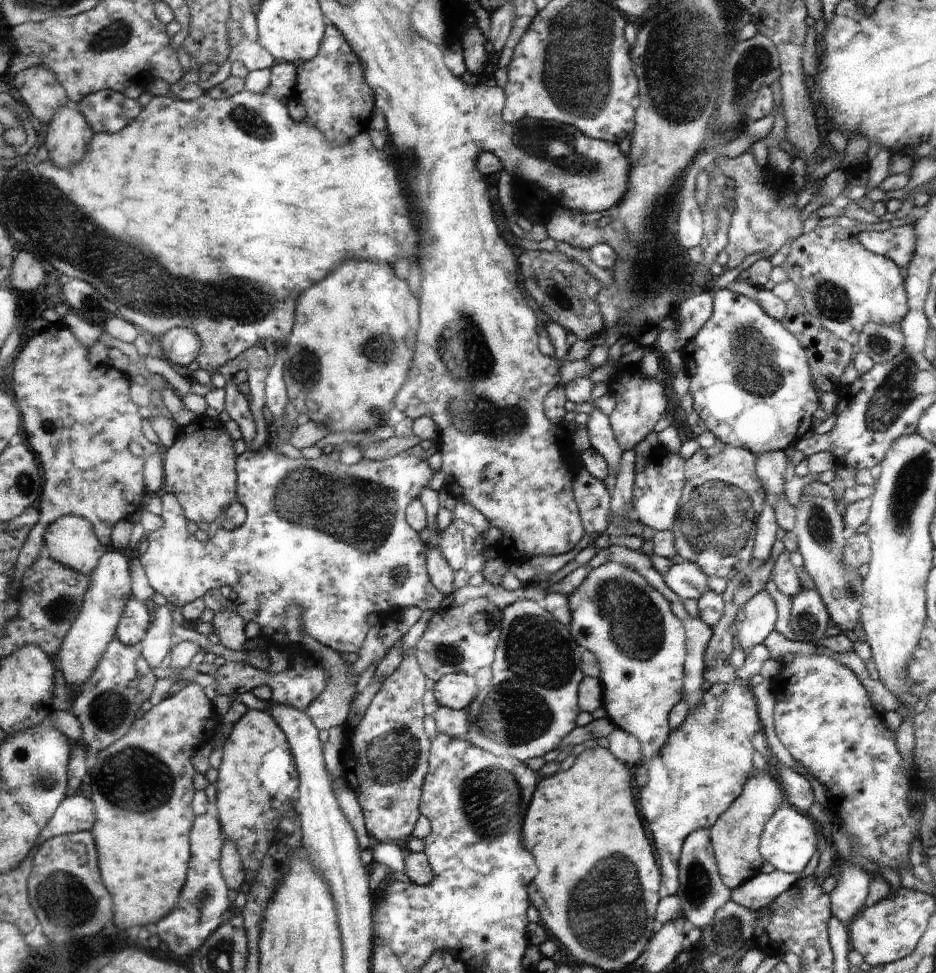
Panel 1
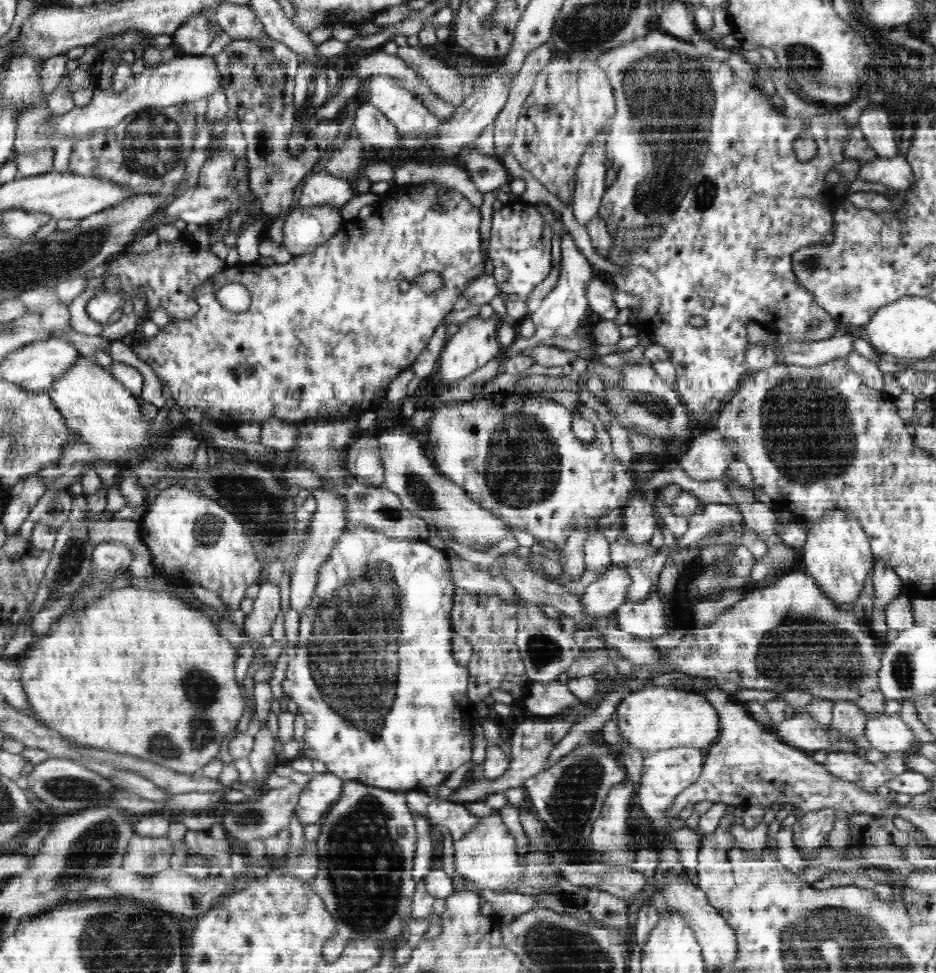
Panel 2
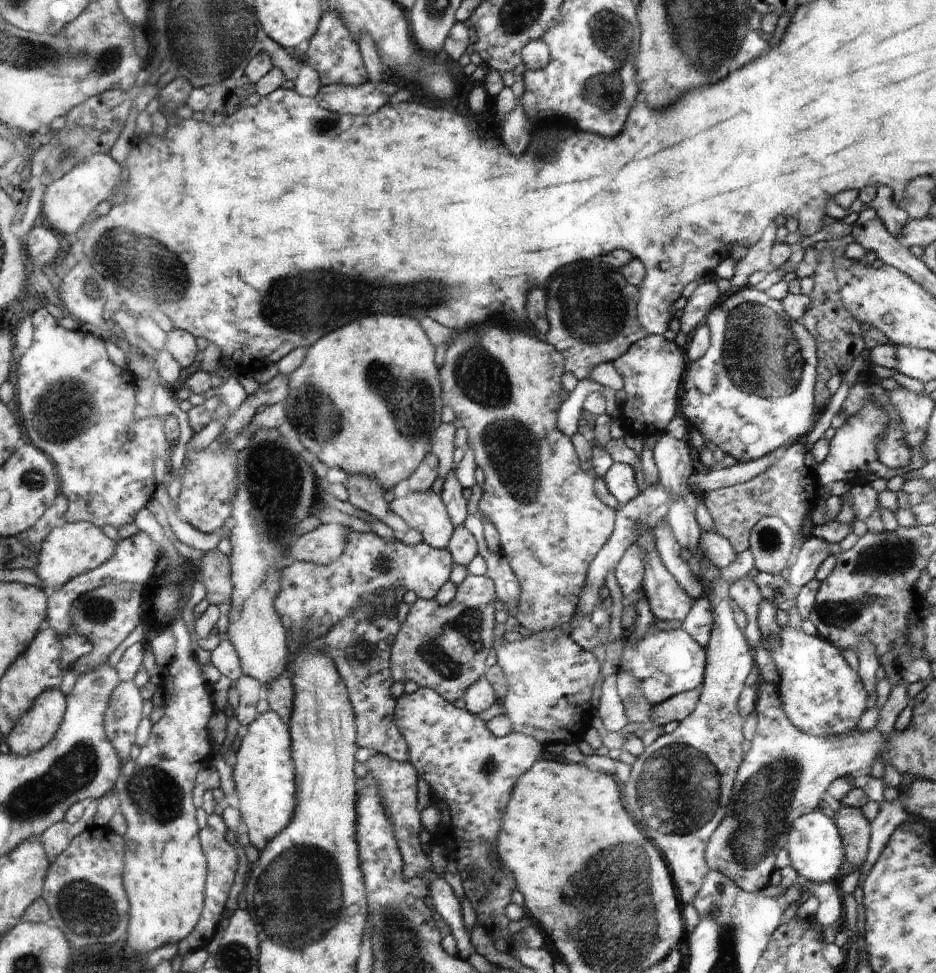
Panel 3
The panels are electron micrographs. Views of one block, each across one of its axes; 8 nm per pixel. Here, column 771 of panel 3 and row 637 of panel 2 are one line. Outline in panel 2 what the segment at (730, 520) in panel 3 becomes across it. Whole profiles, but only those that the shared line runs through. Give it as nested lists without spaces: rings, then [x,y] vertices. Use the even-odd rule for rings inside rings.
[[[462,588],[458,589],[458,596],[455,596],[451,613],[451,625],[453,632],[466,637],[472,647],[472,658],[466,666],[470,671],[467,696],[474,704],[480,700],[490,701],[491,691],[495,689],[510,693],[515,701],[524,701],[530,693],[532,682],[526,675],[526,669],[516,644],[518,612],[522,606],[520,602],[530,604],[530,606],[538,606],[538,608],[542,606],[542,604],[526,602],[524,598],[520,598],[516,588],[514,588],[512,598],[472,596],[470,592]]]

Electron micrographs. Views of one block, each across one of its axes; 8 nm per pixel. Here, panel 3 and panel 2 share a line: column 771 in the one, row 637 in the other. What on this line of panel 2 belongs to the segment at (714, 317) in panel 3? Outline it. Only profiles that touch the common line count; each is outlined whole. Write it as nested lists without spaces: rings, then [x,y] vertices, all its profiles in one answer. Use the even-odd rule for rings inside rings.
[[[347,523],[336,542],[329,557],[320,566],[316,592],[308,604],[308,610],[300,618],[298,642],[293,650],[294,659],[288,663],[286,679],[283,681],[283,692],[296,702],[299,713],[305,720],[302,755],[312,760],[321,760],[328,771],[340,778],[360,781],[362,784],[386,791],[422,792],[426,786],[438,786],[446,782],[456,768],[471,760],[473,726],[479,718],[476,714],[476,704],[467,696],[470,671],[468,667],[456,664],[452,655],[454,632],[451,613],[458,588],[449,572],[446,572],[450,568],[450,558],[446,558],[442,550],[432,548],[424,540],[408,540],[408,536],[389,537],[364,524]]]

